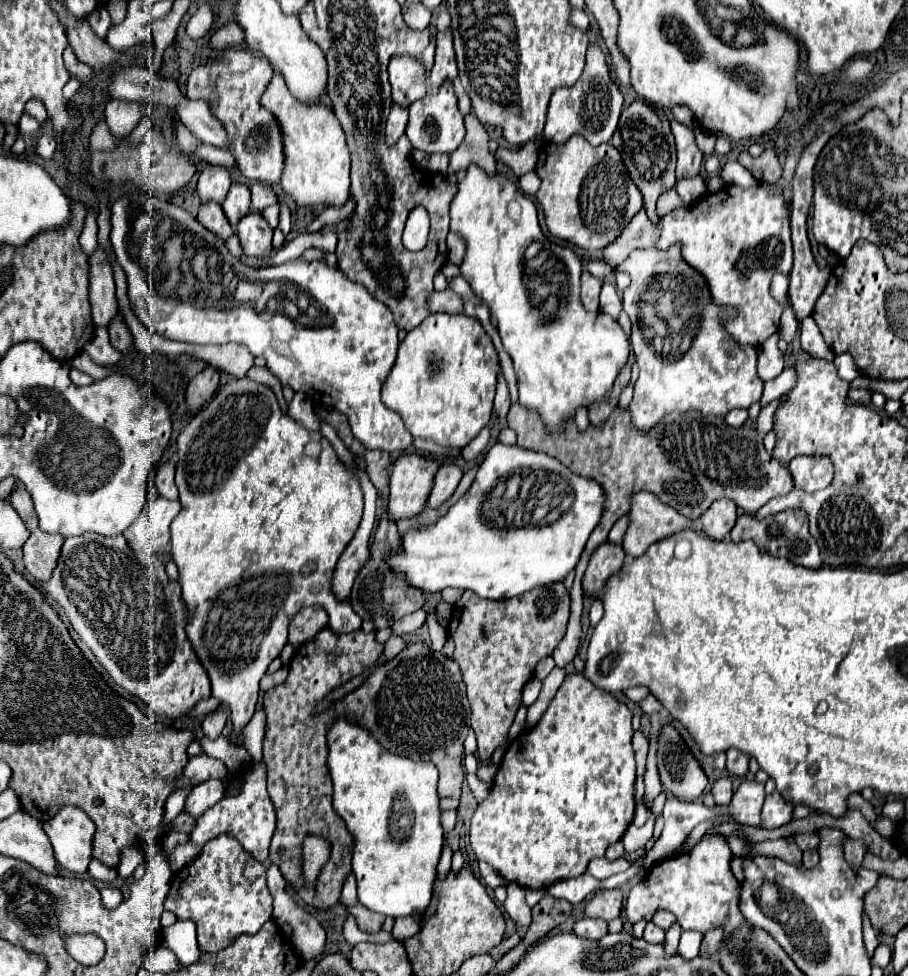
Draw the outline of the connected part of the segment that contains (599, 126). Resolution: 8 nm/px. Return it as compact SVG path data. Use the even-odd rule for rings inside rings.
M590 44L588 52L586 52L586 68L584 68L580 80L572 86L556 88L550 98L544 138L550 142L556 142L556 144L564 144L572 134L580 134L592 146L610 142L610 138L618 126L622 104L624 104L624 96L610 76L610 66L606 62L606 54L600 50L600 46ZM594 84L598 84L598 90Z

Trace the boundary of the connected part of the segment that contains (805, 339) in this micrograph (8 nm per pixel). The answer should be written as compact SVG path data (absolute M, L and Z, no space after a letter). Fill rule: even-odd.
M810 316L800 322L800 344L802 344L802 350L808 352L810 356L834 362L834 352L826 346L816 322Z

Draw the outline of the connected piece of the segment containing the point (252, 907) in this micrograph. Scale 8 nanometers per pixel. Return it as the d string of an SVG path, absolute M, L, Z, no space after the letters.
M222 834L204 844L204 852L196 864L186 866L175 876L168 896L164 902L164 909L176 914L178 920L192 920L198 932L198 948L202 952L220 952L228 948L238 936L242 934L256 934L264 922L272 918L273 898L266 888L266 868L262 862L254 860L244 846L230 834Z

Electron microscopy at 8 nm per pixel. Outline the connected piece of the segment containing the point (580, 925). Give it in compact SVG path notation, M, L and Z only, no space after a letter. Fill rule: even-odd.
M582 918L574 924L574 934L580 938L588 940L598 940L608 934L608 926L604 920L592 920L592 918Z

